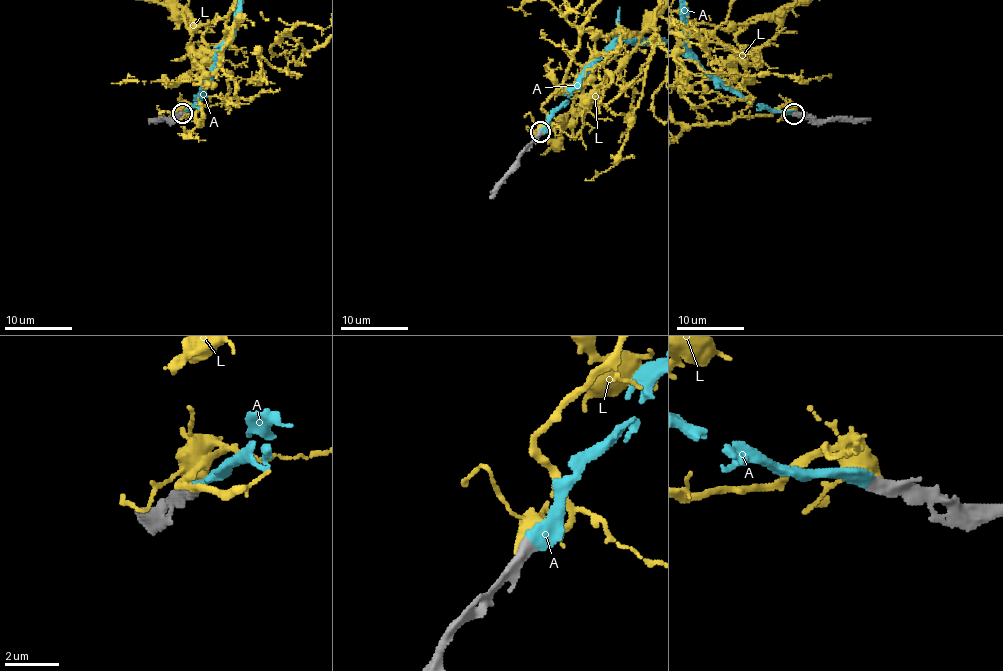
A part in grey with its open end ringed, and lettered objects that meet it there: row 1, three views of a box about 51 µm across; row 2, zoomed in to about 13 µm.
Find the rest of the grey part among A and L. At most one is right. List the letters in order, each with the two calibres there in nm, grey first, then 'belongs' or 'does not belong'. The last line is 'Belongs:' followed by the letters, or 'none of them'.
A: calibres 480 and 440 nm; belongs
L: calibres 500 and 440 nm; does not belong
Belongs: A

